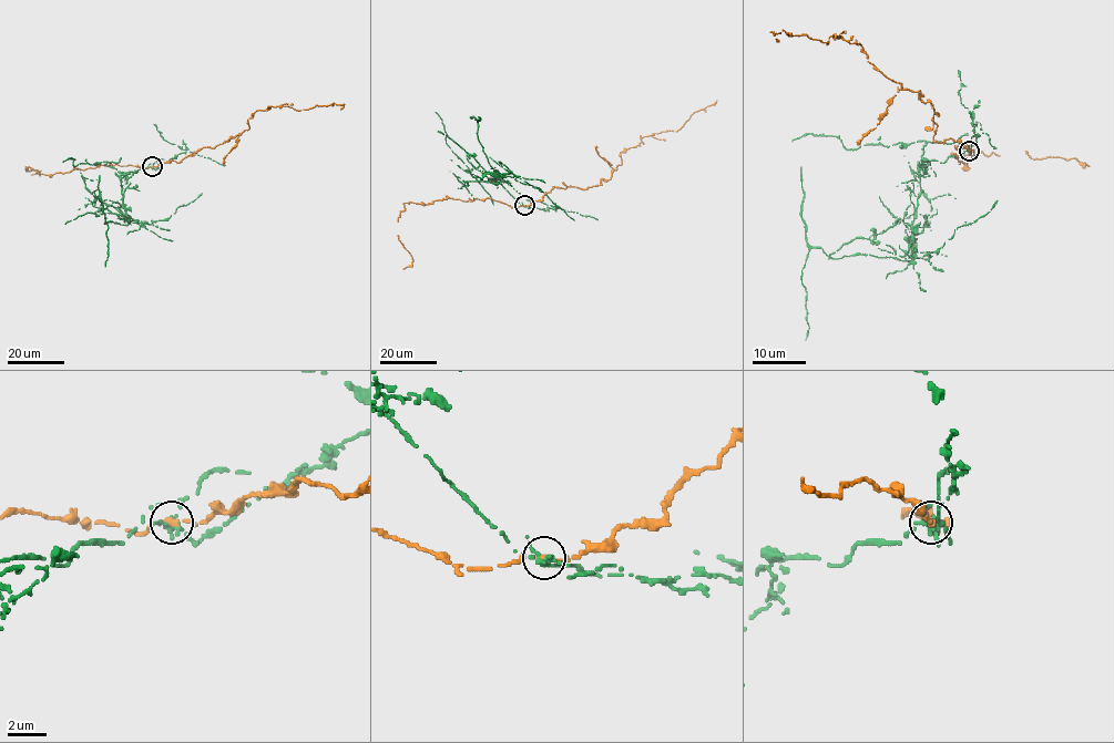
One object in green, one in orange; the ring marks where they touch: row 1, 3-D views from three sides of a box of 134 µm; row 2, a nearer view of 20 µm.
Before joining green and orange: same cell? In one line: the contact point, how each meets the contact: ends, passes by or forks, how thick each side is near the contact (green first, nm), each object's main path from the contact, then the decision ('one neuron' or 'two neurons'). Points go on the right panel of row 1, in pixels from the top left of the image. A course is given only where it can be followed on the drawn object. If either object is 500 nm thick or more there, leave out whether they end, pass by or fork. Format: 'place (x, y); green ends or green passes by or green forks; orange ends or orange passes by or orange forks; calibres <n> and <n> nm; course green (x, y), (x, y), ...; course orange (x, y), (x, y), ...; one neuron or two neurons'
place (969, 151); green forks; orange passes by; calibres 280 and 240 nm; course green (970, 151), (920, 167), (911, 260), (867, 254), (829, 258), (811, 247), (801, 270), (809, 327), (805, 340); course orange (970, 151), (951, 138), (936, 142), (939, 115), (930, 103), (886, 78), (859, 44), (784, 30), (778, 41); two neurons

